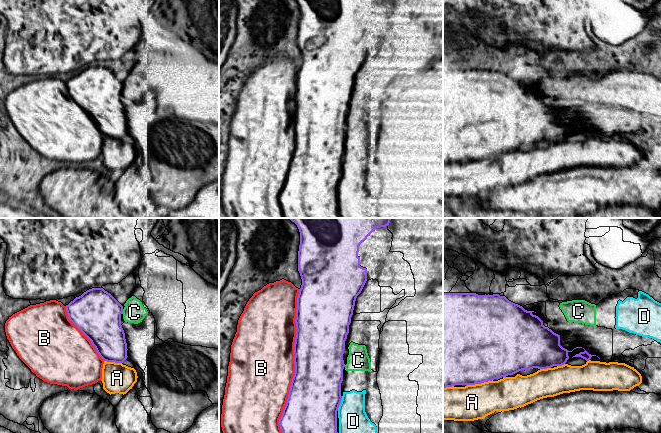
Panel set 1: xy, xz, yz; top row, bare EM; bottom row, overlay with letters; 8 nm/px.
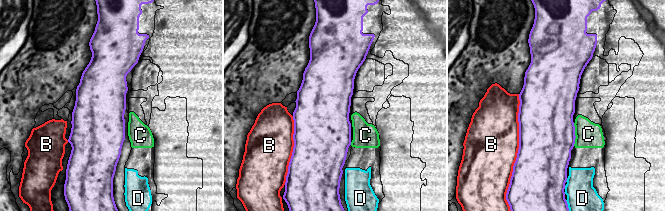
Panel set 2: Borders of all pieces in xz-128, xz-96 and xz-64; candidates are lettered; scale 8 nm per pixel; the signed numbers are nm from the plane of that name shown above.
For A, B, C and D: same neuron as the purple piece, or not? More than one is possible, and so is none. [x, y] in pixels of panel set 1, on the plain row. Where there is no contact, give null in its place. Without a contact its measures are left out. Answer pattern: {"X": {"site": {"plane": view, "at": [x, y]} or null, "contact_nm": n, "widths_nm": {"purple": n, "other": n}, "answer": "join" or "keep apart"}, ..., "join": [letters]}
{"A": {"site": {"plane": "yz", "at": [479, 159]}, "contact_nm": 220, "widths_nm": {"purple": 500, "other": 280}, "answer": "keep apart"}, "B": {"site": {"plane": "xz", "at": [295, 141]}, "contact_nm": 1250, "widths_nm": {"purple": 400, "other": 480}, "answer": "keep apart"}, "C": {"site": {"plane": "xy", "at": [122, 87]}, "contact_nm": 40, "widths_nm": {"purple": 380, "other": 180}, "answer": "keep apart"}, "D": {"site": {"plane": "xz", "at": [340, 178]}, "contact_nm": 130, "widths_nm": {"purple": 420, "other": 280}, "answer": "keep apart"}, "join": []}

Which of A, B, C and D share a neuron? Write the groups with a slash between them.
A / B / C D

